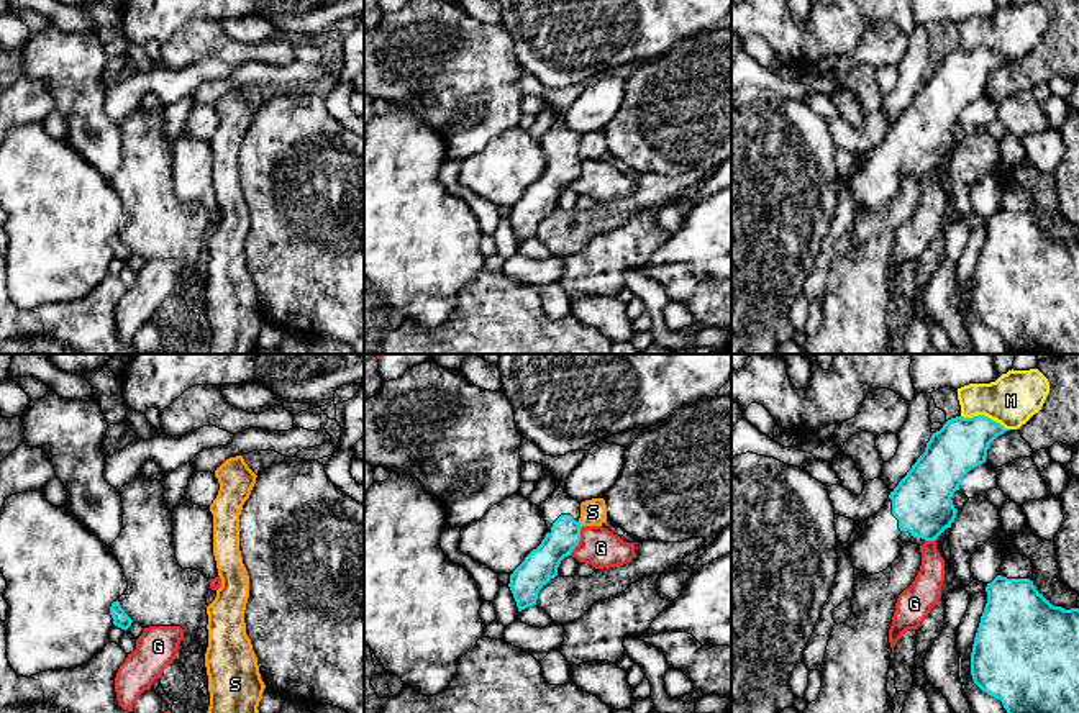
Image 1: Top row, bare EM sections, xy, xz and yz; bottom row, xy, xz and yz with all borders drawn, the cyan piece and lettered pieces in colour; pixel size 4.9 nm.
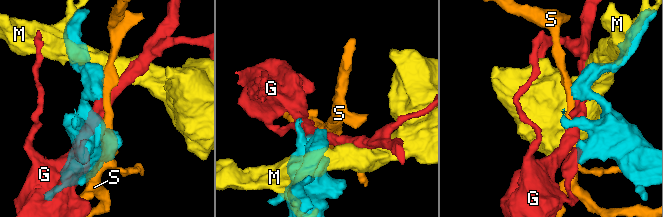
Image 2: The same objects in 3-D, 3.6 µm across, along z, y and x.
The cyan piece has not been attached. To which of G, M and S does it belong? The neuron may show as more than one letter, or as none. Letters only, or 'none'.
none

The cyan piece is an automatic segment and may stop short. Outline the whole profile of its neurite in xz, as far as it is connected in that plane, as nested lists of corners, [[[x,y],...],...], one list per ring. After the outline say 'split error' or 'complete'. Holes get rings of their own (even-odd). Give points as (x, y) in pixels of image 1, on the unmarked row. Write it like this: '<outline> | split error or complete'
[[[559,118],[540,139],[548,166],[510,208],[510,223],[518,244],[536,238],[540,223],[558,208],[561,193],[580,174],[580,136]]] | split error

